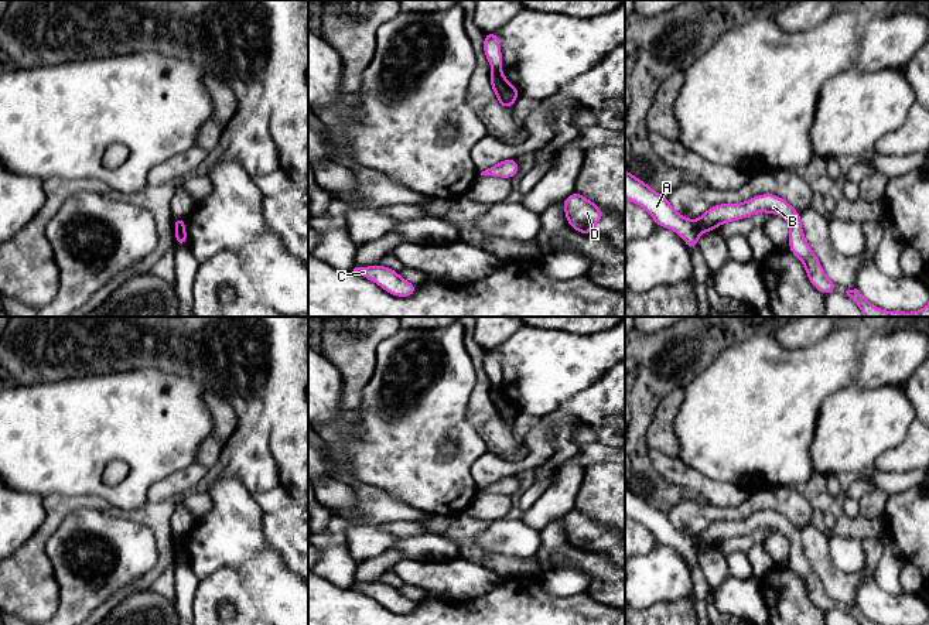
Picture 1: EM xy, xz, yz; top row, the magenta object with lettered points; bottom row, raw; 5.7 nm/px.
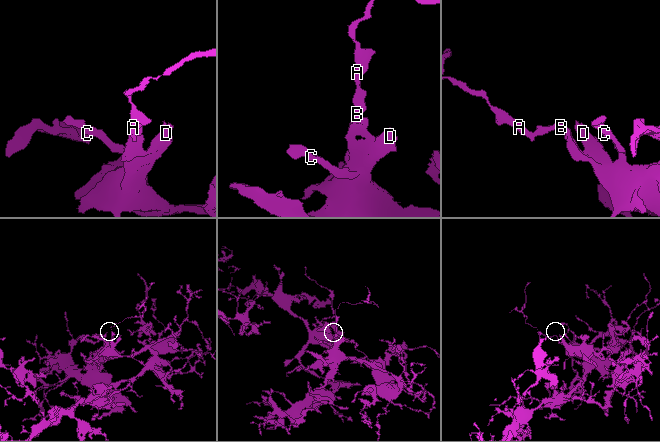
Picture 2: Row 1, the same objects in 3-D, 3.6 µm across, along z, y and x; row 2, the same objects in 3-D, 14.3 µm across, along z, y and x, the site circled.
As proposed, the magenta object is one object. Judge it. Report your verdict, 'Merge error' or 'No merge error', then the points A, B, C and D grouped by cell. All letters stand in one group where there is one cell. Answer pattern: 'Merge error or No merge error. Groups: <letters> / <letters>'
Merge error. Groups: A / B C D

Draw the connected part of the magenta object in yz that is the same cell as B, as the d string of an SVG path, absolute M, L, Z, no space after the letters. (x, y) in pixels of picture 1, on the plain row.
M761 510L740 520L718 520L708 525L694 540L699 550L715 547L717 543L748 535L758 529L778 530L789 540L789 567L802 578L810 601L823 612L837 607L837 602L826 592L824 585L812 564L803 546L800 530L783 515L775 510Z

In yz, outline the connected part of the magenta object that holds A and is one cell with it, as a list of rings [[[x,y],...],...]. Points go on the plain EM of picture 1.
[[[625,486],[625,516],[648,527],[656,543],[674,547],[686,559],[687,566],[699,563],[700,550],[694,537],[676,529],[667,513],[653,508],[628,486]]]

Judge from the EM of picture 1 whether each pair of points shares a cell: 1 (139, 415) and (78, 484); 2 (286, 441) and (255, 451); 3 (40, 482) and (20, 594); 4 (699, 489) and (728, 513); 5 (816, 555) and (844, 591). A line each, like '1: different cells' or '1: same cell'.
1: same cell
2: different cells
3: different cells
4: different cells
5: same cell

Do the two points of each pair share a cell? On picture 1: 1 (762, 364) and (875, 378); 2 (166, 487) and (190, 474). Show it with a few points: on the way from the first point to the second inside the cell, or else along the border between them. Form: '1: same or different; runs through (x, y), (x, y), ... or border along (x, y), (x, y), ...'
1: different; border along (861, 342), (860, 368), (851, 383)
2: same; runs through (171, 487), (184, 480)

